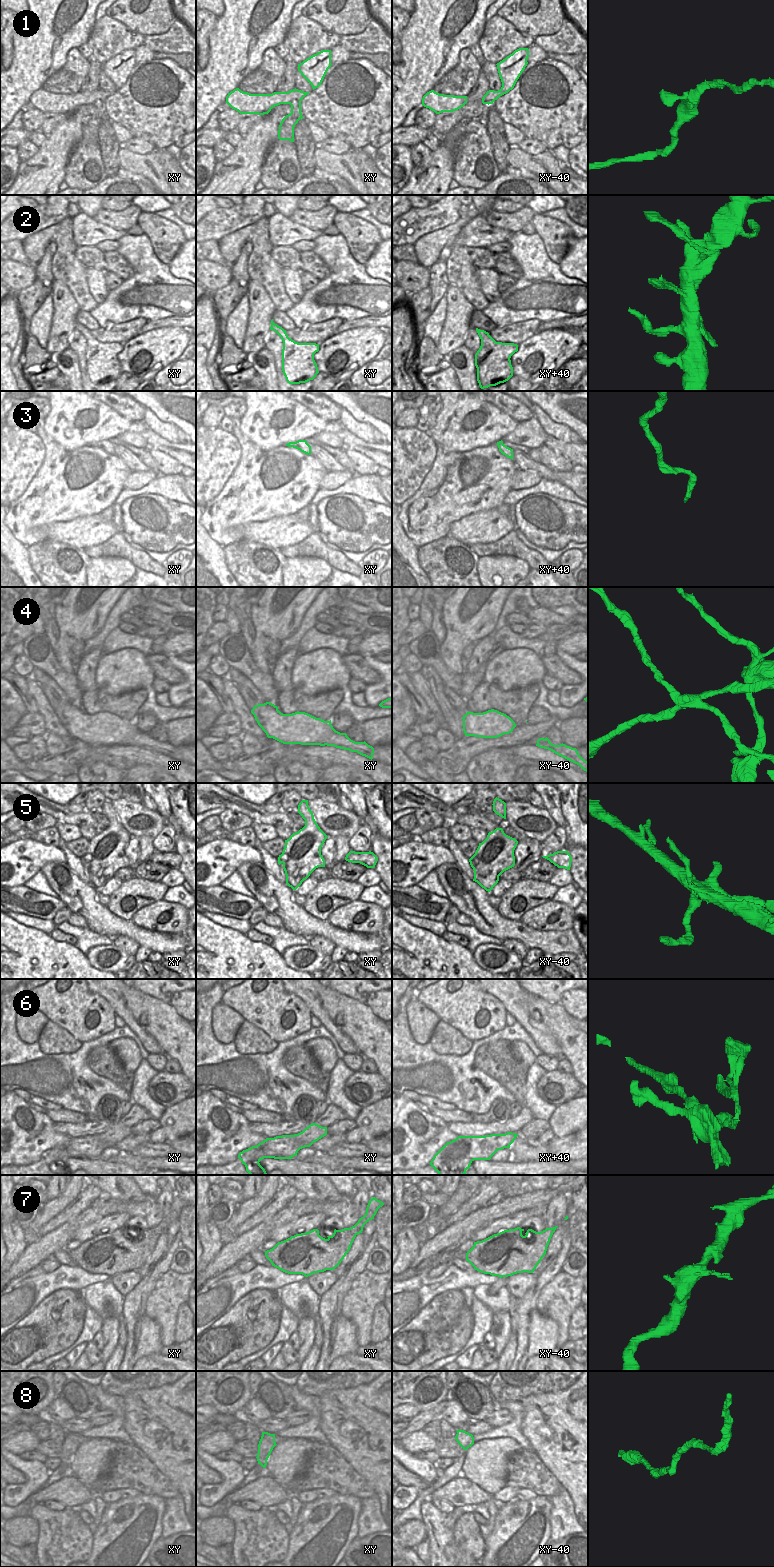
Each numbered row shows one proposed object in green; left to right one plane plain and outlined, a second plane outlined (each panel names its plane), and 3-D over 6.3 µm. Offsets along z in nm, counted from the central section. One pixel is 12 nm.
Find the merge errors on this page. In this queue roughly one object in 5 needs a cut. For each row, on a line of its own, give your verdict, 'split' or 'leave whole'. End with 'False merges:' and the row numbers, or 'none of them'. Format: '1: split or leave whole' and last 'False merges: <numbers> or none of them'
1: leave whole
2: leave whole
3: leave whole
4: split
5: leave whole
6: leave whole
7: leave whole
8: leave whole
False merges: 4

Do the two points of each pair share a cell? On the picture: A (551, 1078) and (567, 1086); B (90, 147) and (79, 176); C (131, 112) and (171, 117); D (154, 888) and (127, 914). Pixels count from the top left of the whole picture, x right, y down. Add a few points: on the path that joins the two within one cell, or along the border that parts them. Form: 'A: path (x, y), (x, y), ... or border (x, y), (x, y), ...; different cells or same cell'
A: path (555, 1081), (563, 1085); same cell
B: path (87, 154), (82, 169); same cell
C: path (141, 112), (161, 112); same cell
D: path (142, 892), (126, 894), (119, 901), (119, 904); same cell

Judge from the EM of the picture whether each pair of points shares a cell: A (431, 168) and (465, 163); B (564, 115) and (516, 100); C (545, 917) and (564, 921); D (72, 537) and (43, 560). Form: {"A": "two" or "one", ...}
{"A": "two", "B": "one", "C": "one", "D": "two"}

